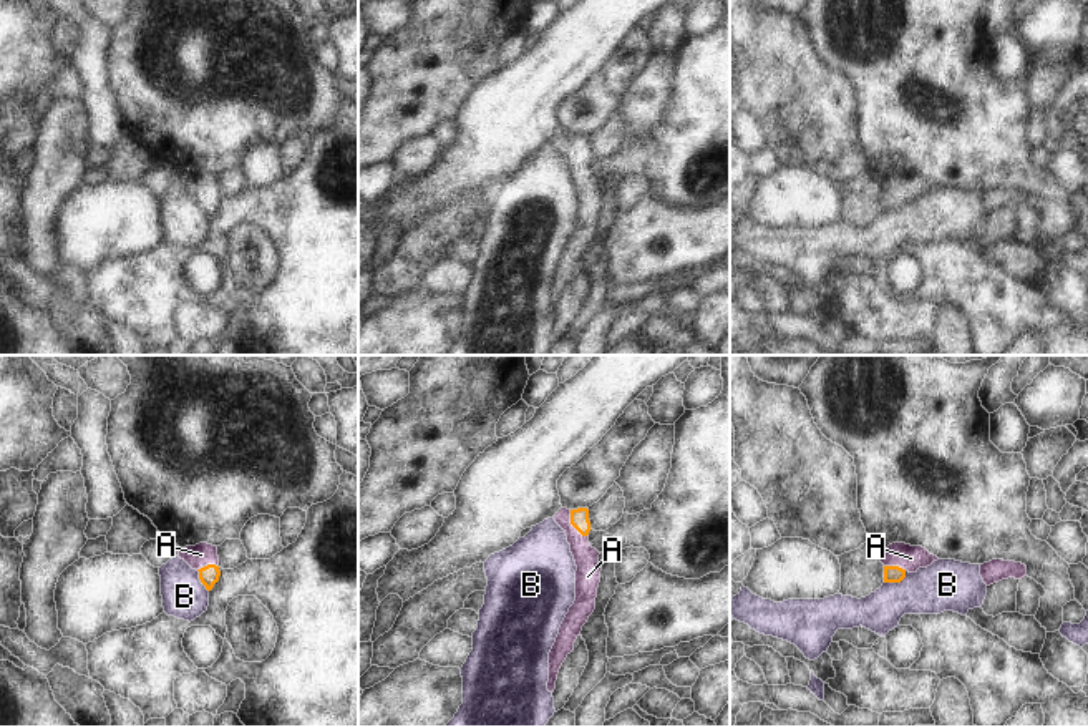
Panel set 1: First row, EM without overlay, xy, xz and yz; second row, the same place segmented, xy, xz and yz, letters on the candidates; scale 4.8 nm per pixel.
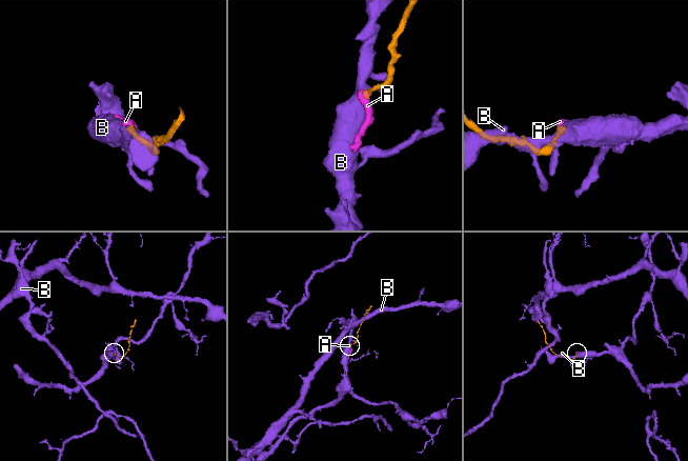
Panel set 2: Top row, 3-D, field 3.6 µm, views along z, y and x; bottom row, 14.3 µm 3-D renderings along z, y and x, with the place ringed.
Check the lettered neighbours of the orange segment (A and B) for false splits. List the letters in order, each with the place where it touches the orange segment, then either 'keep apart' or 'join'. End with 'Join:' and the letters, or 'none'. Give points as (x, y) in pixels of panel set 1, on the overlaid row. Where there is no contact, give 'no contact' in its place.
A: meets orange in xz at (573, 525); join
B: meets orange in yz at (896, 581); keep apart
Join: A

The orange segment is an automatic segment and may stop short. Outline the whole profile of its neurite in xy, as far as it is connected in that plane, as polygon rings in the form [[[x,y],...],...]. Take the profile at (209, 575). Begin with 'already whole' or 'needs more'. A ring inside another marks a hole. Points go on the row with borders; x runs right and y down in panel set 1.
needs more; [[[199,543],[196,546],[181,548],[179,554],[192,569],[199,571],[199,579],[207,591],[219,581],[219,556],[217,546]]]

